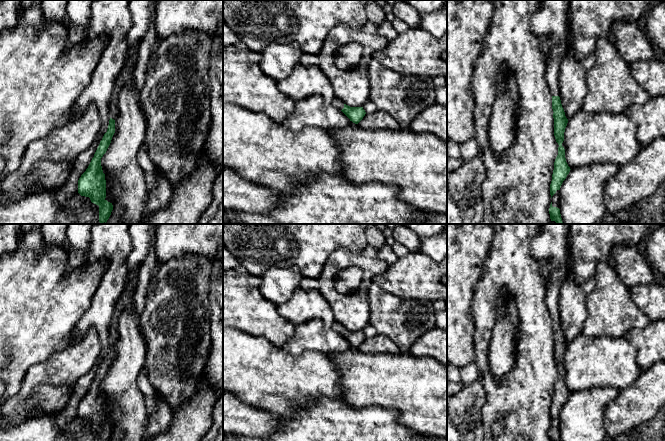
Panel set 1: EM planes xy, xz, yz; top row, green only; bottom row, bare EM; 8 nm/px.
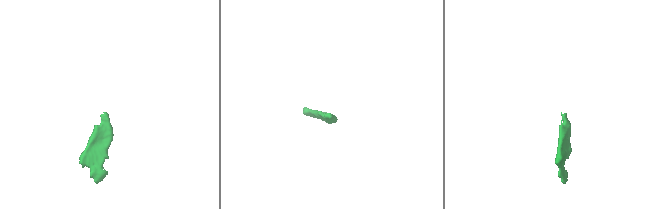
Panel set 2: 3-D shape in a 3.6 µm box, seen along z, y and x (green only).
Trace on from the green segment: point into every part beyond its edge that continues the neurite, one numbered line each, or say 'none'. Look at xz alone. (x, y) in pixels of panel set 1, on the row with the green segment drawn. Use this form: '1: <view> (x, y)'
1: xz (337, 103)

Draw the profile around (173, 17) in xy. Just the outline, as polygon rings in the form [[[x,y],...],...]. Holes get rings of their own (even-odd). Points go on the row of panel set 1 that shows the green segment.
[[[157,0],[156,1],[156,17],[155,17],[155,30],[157,38],[161,41],[168,38],[169,36],[185,32],[187,30],[206,33],[212,39],[212,50],[213,50],[213,39],[218,38],[223,49],[223,0]]]

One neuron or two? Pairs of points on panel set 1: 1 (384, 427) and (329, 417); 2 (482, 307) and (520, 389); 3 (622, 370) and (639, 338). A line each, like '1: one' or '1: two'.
1: one
2: one
3: two

